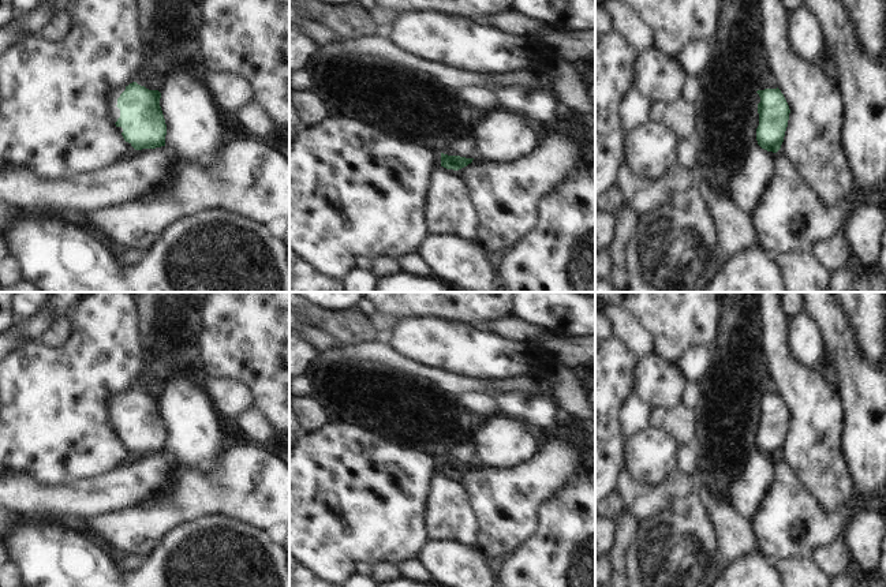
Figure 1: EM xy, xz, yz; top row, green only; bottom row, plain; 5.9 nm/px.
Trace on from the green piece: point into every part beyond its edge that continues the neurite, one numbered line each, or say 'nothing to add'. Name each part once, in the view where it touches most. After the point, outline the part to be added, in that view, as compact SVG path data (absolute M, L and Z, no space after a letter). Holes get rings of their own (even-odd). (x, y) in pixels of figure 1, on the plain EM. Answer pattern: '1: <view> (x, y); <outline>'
1: xy (113, 400); M117 393L108 399L108 412L109 412L109 418L113 429L116 429L117 425L120 423L120 415L116 411L117 411L117 404L124 396L126 393Z

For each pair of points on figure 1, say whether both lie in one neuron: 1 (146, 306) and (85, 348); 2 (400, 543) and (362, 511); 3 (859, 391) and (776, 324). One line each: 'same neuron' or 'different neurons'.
1: different neurons
2: same neuron
3: different neurons

